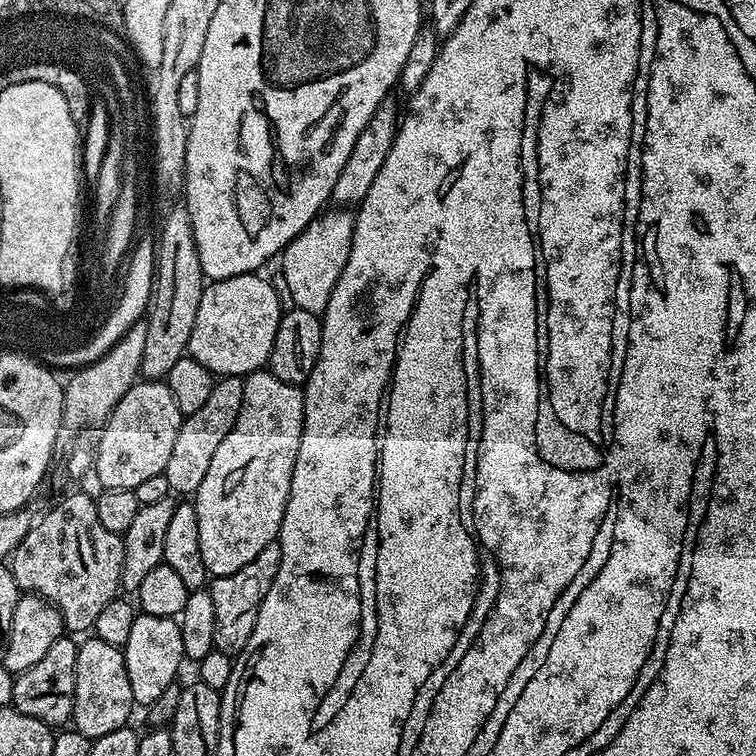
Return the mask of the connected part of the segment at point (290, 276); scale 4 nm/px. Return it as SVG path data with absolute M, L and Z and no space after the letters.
M336 206L333 207L333 212L331 210L325 210L320 213L319 216L316 217L315 220L311 220L304 229L299 232L294 239L289 242L289 244L284 247L284 251L280 253L278 257L278 263L280 263L280 272L284 275L284 288L283 291L286 293L288 291L288 296L292 299L291 303L295 305L295 307L301 308L302 310L310 310L311 312L315 312L317 314L323 314L326 310L326 302L330 302L330 294L334 290L334 286L338 282L338 278L342 274L342 270L346 266L346 258L350 258L350 246L352 245L352 238L354 236L354 222L356 221L355 215L347 207L344 206Z

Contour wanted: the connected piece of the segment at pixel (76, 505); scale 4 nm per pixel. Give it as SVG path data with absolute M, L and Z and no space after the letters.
M72 492L65 500L60 500L44 517L37 519L32 528L22 538L16 551L10 557L12 577L16 586L24 594L35 594L49 600L64 619L65 629L69 633L88 632L94 626L102 606L106 602L117 599L120 587L120 571L122 570L122 550L124 541L121 536L106 530L98 519L95 499L84 492Z

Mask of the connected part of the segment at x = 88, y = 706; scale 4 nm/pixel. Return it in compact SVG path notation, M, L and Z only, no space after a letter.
M95 638L83 641L78 650L78 670L74 682L74 706L71 723L75 731L86 734L86 738L97 740L110 730L118 730L129 723L128 715L134 709L130 694L130 674L126 674L124 653Z

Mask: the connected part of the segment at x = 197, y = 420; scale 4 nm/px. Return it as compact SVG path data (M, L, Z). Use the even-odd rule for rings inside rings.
M222 376L213 383L206 403L194 414L184 417L178 430L178 438L174 442L174 450L170 454L170 462L166 462L164 477L173 493L181 492L181 497L191 497L202 486L202 478L206 478L206 469L214 459L214 450L222 443L222 438L230 434L234 422L238 418L238 410L242 410L242 394L244 393L244 377Z

